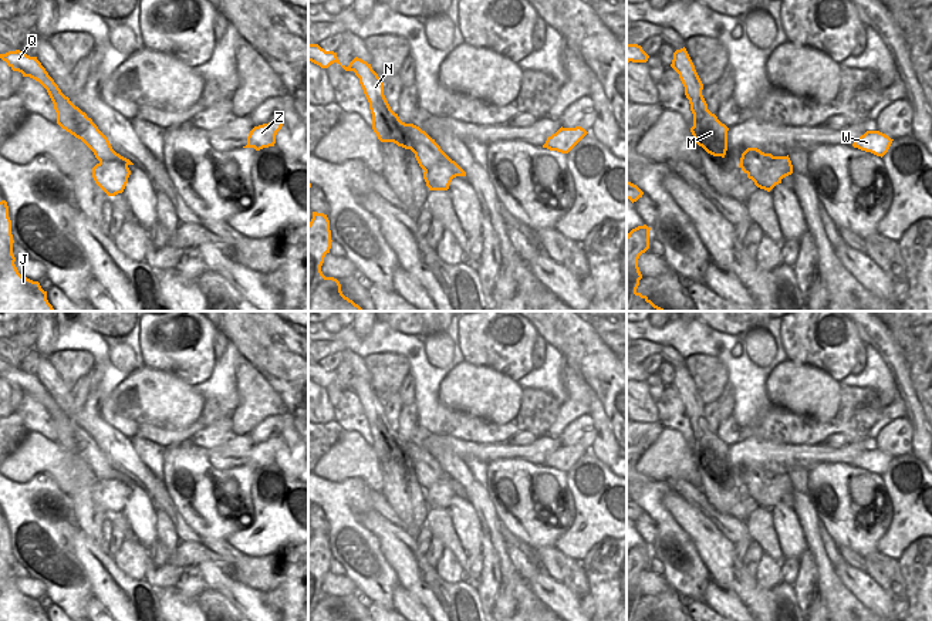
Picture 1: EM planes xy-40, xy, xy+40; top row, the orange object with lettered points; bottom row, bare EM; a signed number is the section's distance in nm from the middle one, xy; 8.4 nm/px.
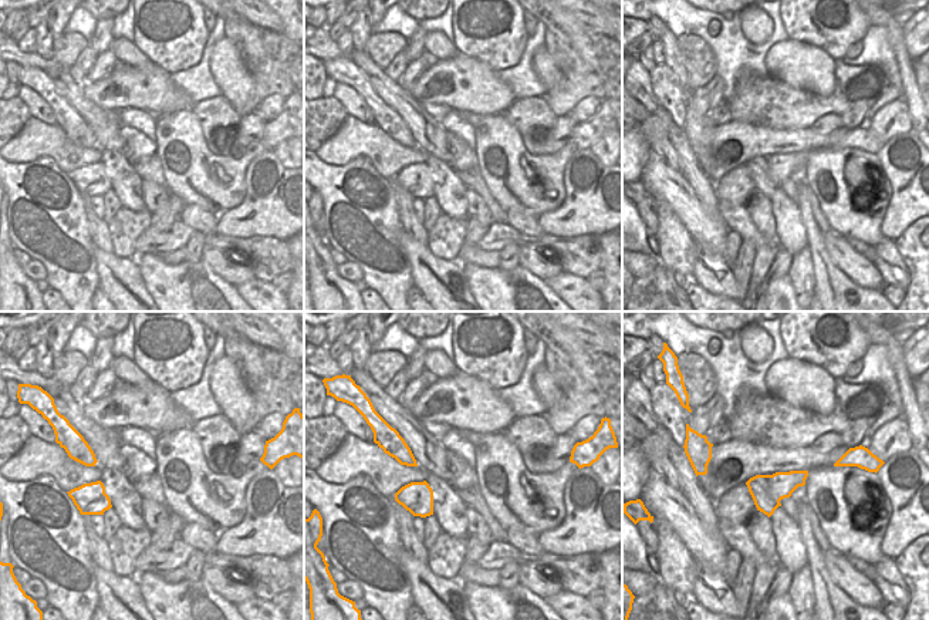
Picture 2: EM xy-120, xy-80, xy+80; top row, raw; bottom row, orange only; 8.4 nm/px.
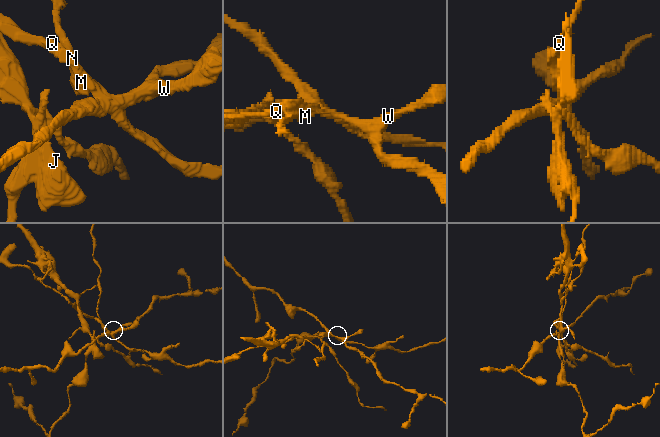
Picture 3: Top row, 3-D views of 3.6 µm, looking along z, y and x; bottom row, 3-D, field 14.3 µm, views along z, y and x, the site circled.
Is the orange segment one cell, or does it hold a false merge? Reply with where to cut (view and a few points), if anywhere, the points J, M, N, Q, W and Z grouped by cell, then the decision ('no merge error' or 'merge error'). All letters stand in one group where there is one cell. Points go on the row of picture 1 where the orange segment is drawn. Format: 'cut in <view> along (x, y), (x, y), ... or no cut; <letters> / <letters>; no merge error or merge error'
cut in xy+40 along (773, 157), (763, 174), (780, 181); J M N Q / W Z; merge error

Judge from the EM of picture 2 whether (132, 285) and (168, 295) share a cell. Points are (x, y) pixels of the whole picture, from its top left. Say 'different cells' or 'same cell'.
different cells

